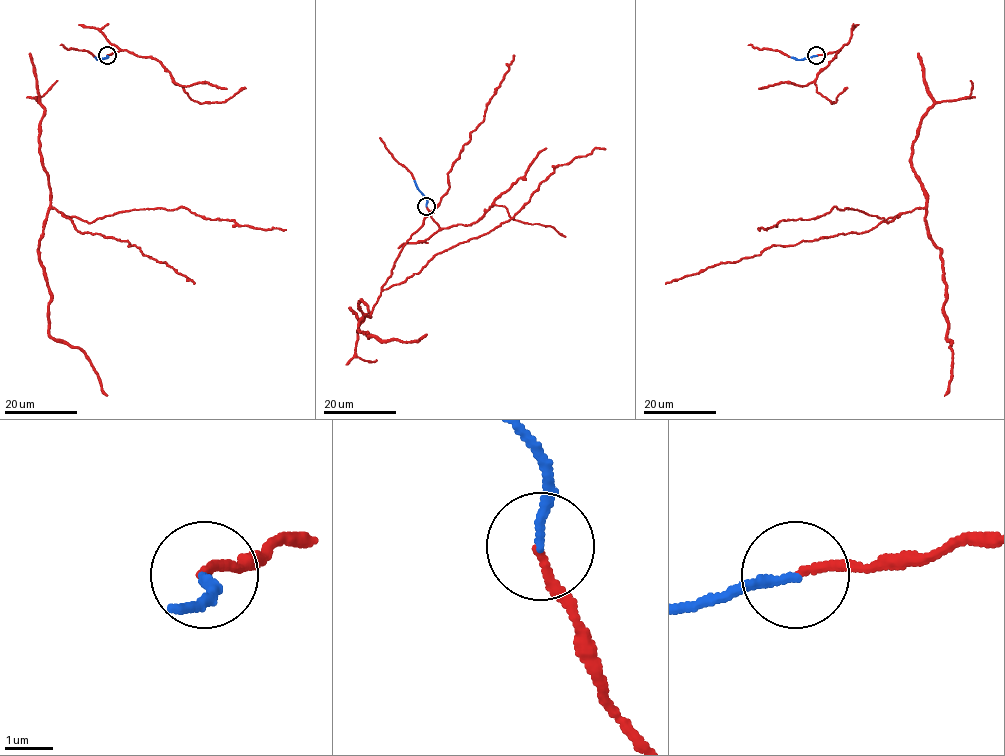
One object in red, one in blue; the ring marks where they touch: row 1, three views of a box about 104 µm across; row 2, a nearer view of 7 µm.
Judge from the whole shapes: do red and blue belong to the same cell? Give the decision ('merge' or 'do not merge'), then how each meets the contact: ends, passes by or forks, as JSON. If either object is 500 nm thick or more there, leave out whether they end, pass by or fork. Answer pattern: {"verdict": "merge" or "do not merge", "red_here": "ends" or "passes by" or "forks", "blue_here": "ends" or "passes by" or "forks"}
{"verdict": "merge", "red_here": "ends", "blue_here": "ends"}

